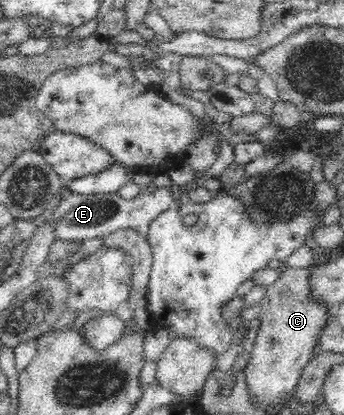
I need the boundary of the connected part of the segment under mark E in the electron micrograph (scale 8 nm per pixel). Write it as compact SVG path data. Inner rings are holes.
M157 187L152 193L141 191L132 199L125 199L119 193L77 194L71 192L59 206L44 217L53 221L55 240L79 242L95 237L106 237L121 229L133 229L145 235L152 220L159 213L173 205L171 187Z

